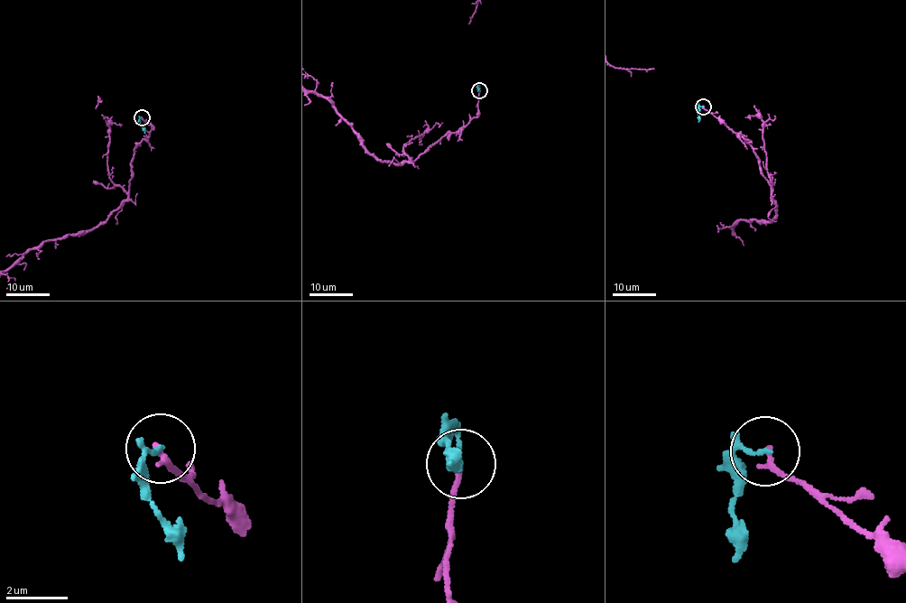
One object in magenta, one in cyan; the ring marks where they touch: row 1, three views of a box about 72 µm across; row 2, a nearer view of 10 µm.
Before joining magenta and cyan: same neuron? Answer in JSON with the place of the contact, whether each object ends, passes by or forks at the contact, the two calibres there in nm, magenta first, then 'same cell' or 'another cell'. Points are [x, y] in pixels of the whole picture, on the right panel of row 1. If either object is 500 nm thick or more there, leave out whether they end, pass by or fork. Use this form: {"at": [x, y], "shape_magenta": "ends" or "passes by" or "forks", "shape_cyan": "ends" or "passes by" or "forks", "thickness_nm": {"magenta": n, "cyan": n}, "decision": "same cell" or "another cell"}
{"at": [703, 106], "shape_magenta": "ends", "shape_cyan": "passes by", "thickness_nm": {"magenta": 190, "cyan": 90}, "decision": "another cell"}

